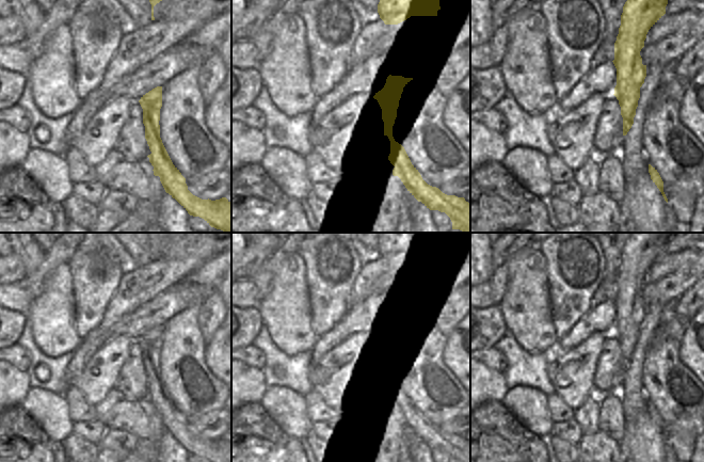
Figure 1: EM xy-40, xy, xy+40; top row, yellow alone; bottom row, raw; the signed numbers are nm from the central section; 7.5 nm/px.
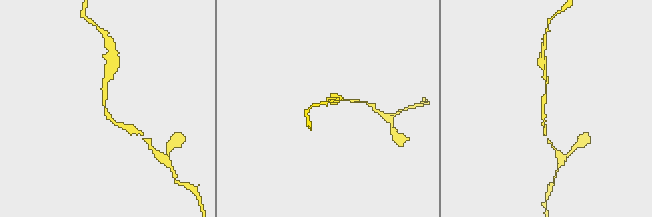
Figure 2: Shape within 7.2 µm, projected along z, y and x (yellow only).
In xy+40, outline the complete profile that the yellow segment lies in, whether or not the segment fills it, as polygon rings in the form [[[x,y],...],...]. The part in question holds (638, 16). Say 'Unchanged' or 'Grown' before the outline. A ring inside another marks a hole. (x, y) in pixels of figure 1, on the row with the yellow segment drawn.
Unchanged. [[[627,0],[614,43],[617,85],[614,96],[621,107],[623,136],[634,124],[640,87],[646,77],[646,65],[640,55],[649,30],[666,14],[668,0]]]

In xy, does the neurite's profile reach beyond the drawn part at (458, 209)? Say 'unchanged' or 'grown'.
unchanged

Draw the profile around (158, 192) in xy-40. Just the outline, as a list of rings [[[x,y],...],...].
[[[154,171],[151,172],[151,196],[150,200],[160,203],[160,201],[166,194],[159,176],[154,175]]]

